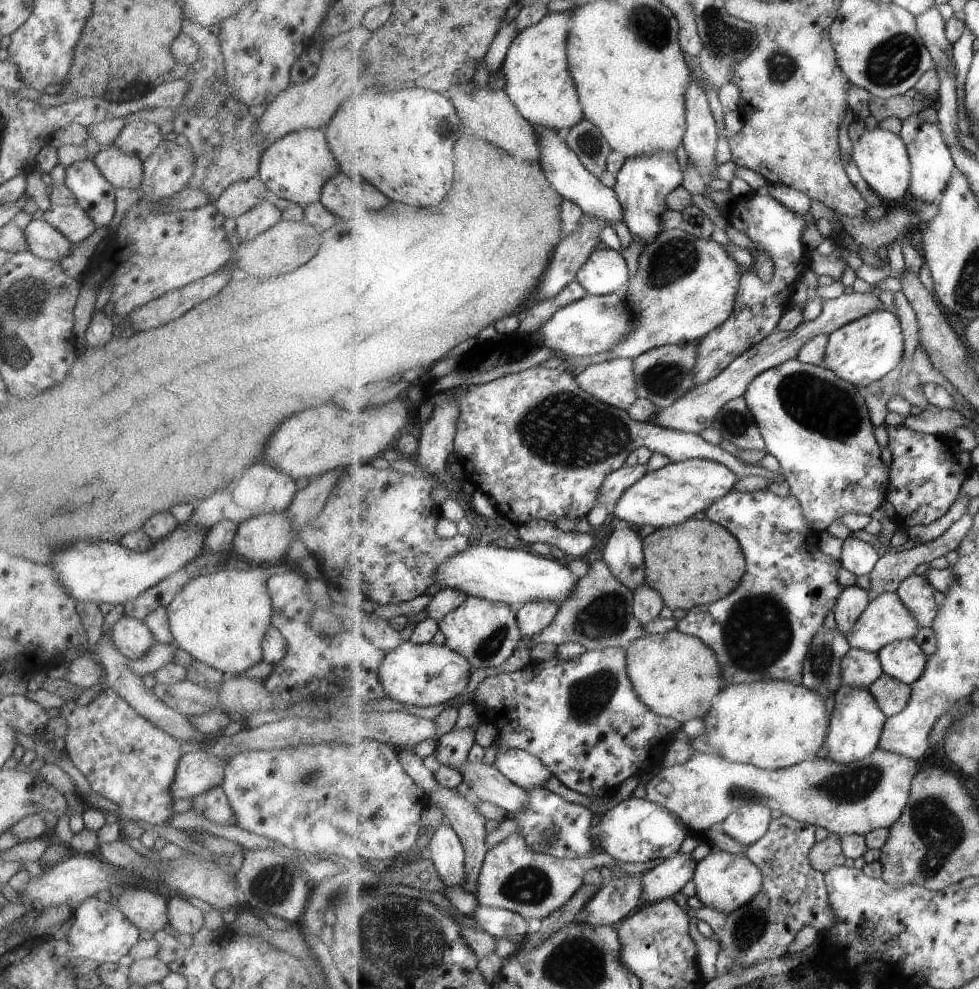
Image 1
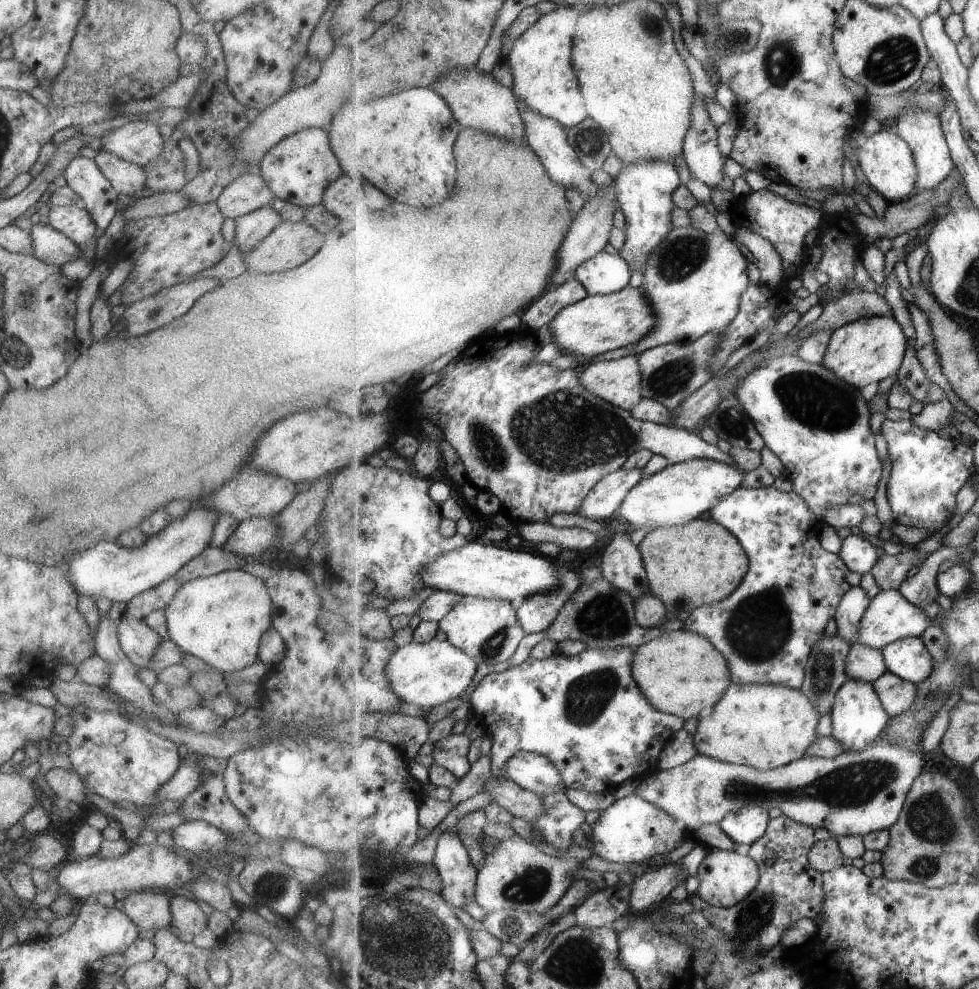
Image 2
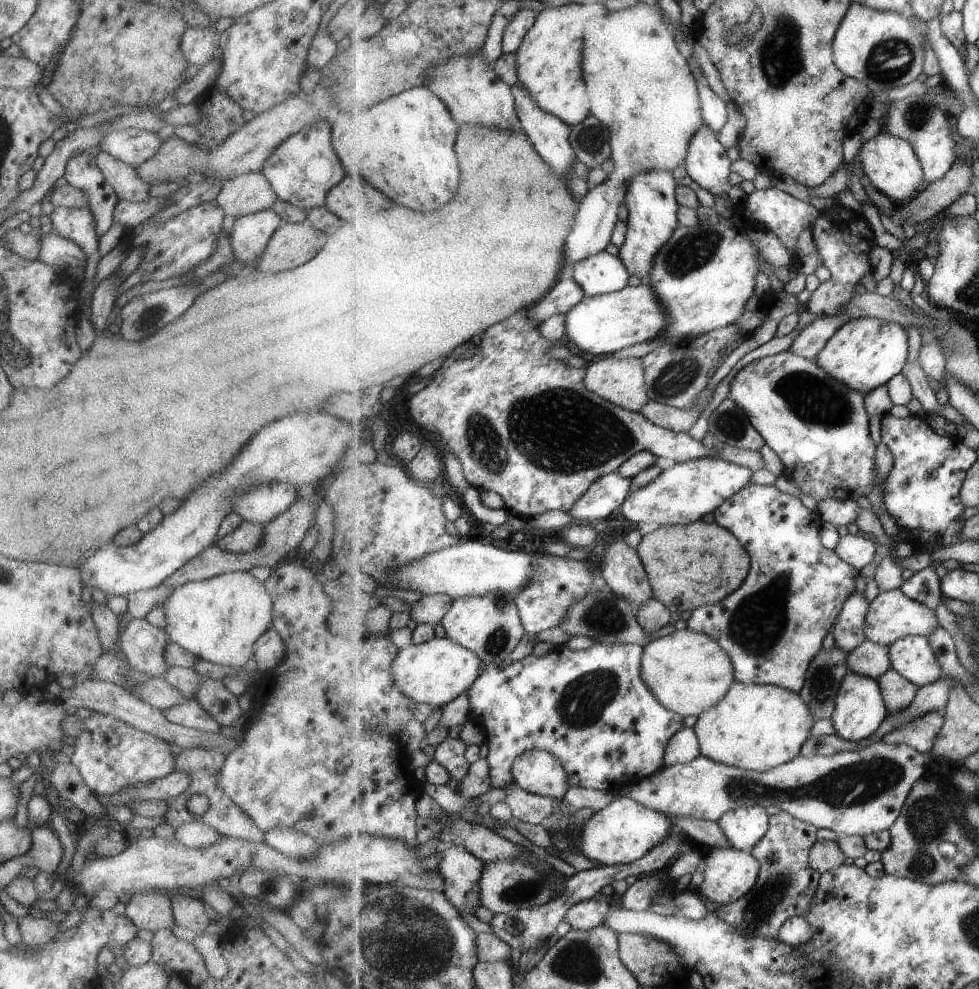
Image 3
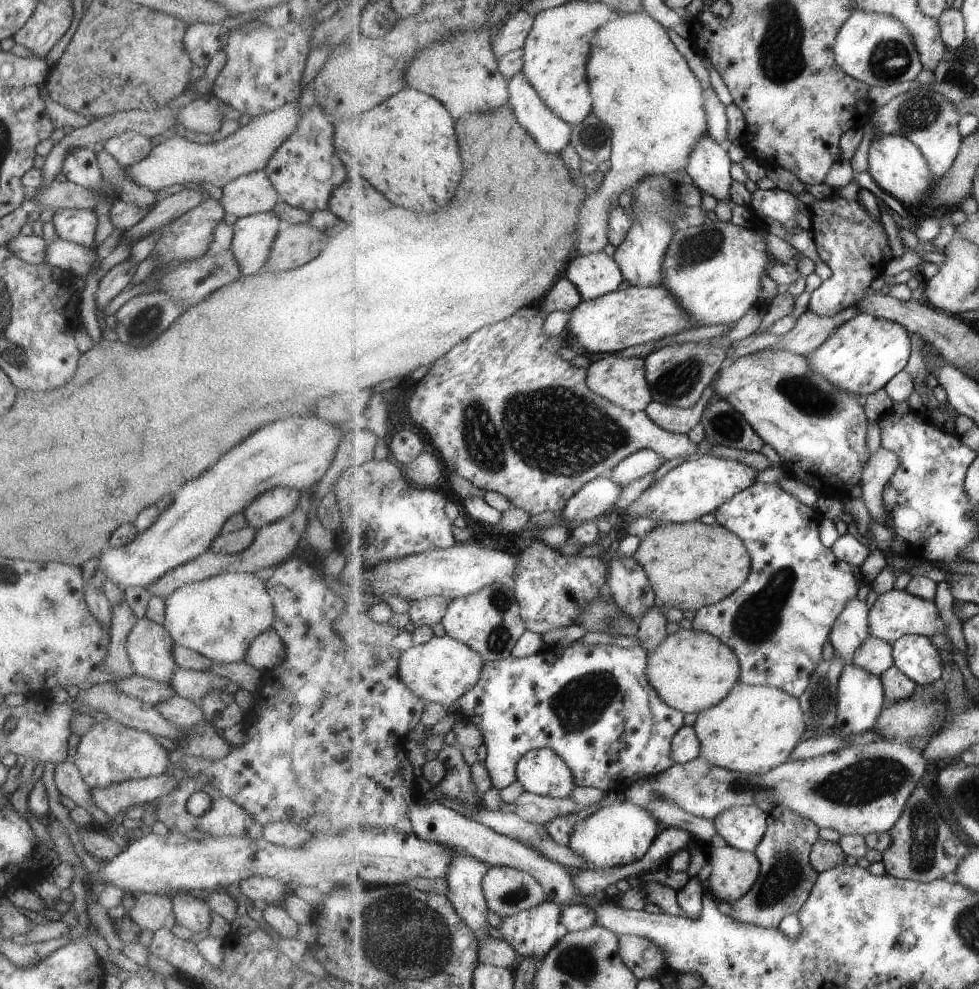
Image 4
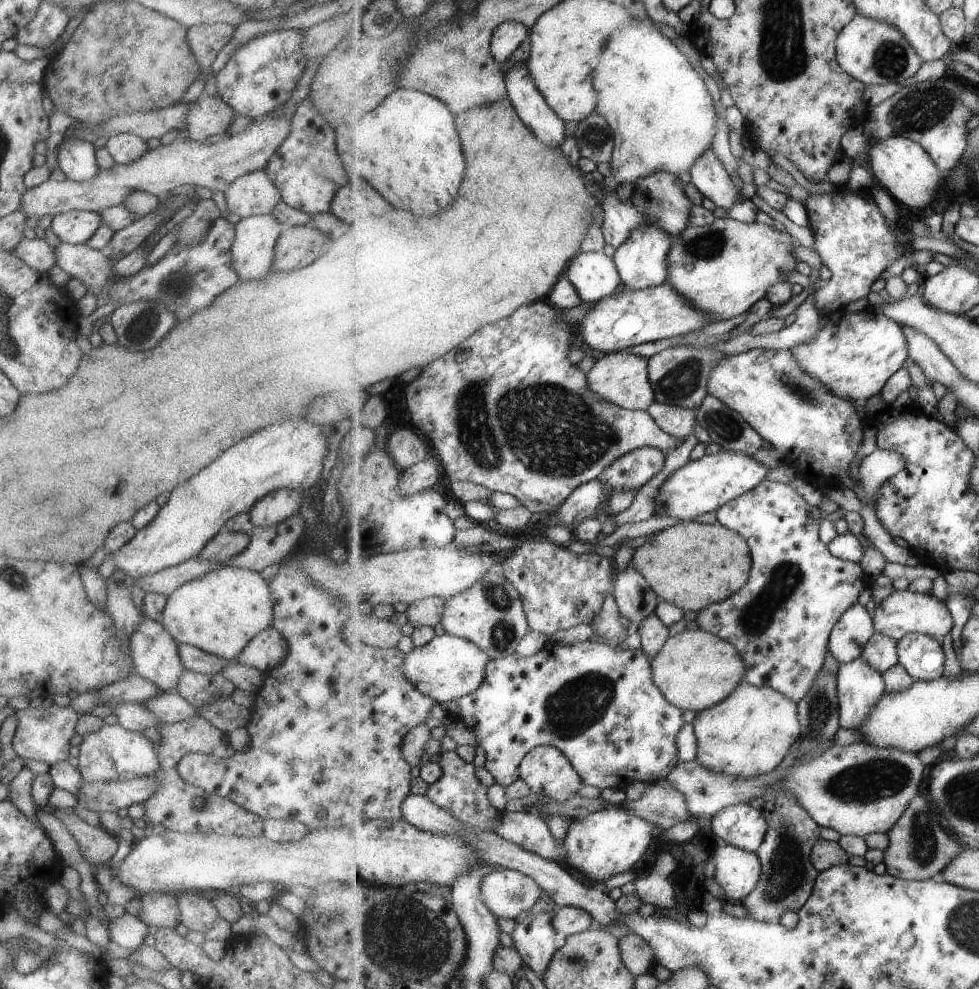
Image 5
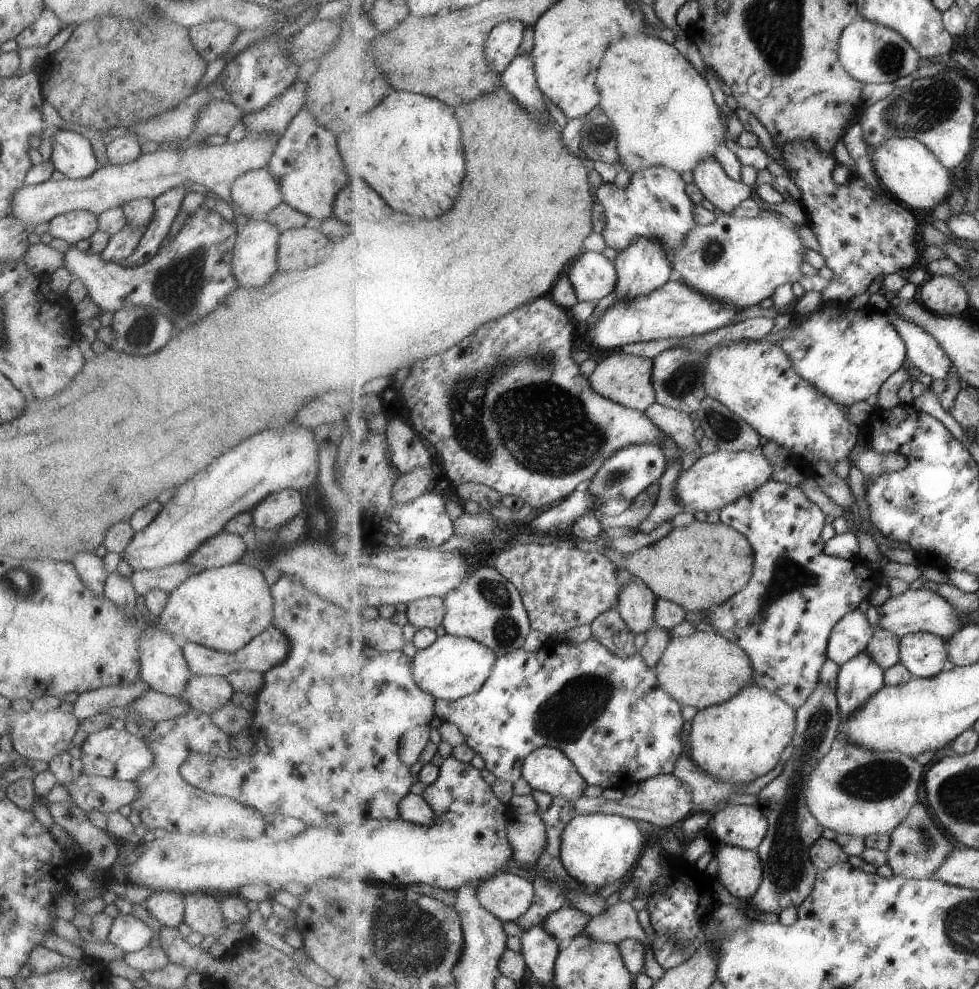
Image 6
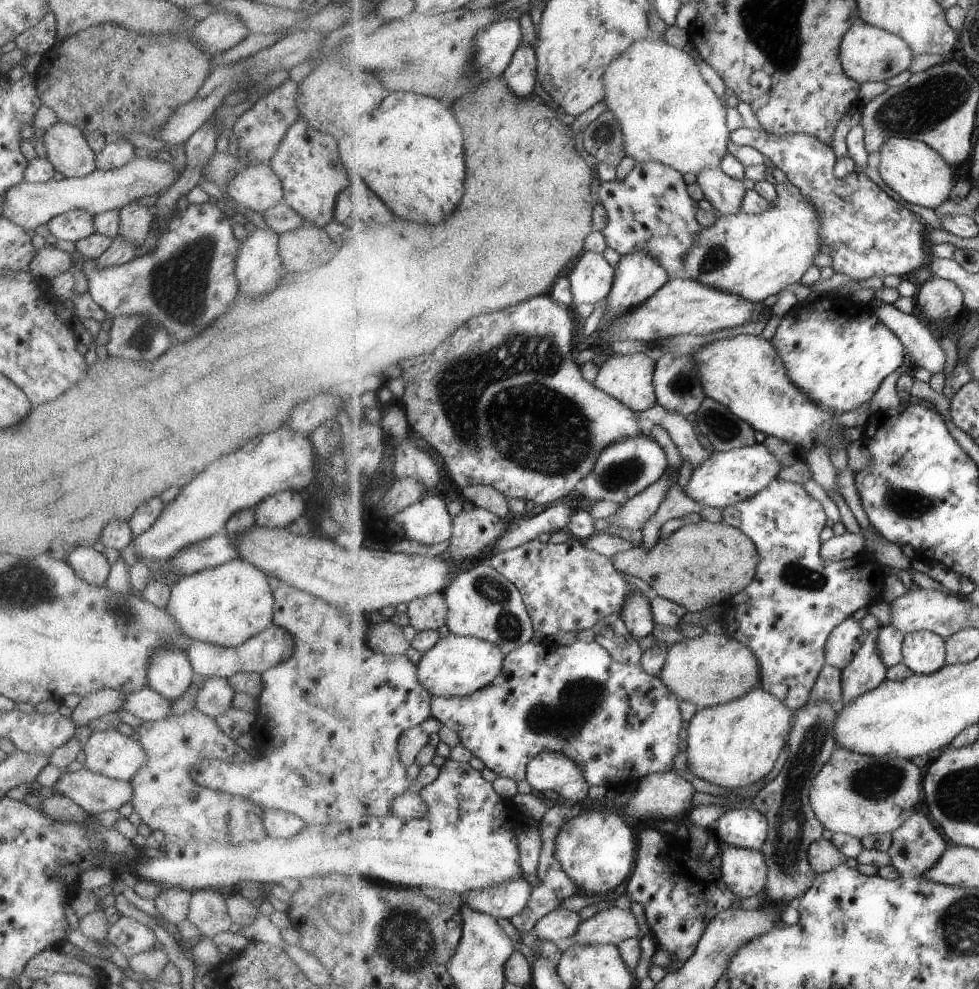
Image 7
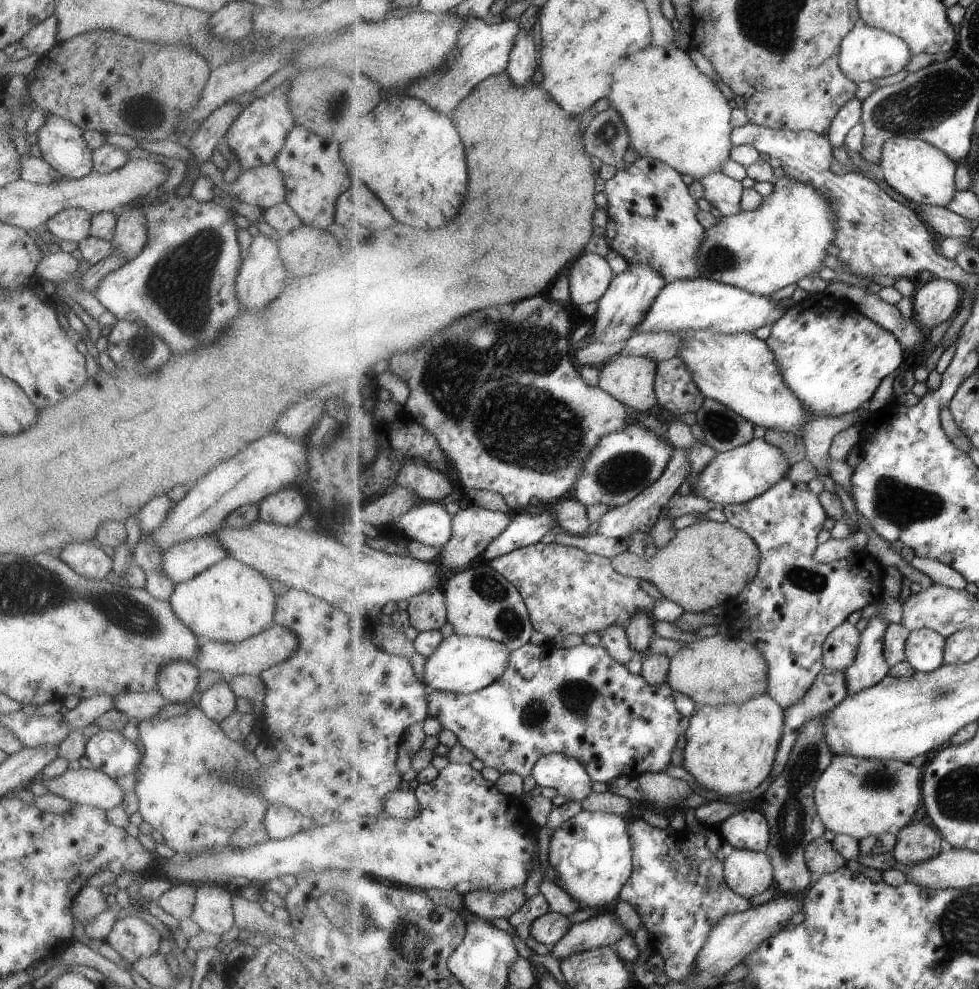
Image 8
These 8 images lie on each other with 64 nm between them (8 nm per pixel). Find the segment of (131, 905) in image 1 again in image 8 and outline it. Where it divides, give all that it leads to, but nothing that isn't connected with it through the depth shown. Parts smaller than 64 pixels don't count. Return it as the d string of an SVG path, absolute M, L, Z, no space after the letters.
M177 883L169 888L156 903L161 910L179 922L191 915L195 892L196 886Z

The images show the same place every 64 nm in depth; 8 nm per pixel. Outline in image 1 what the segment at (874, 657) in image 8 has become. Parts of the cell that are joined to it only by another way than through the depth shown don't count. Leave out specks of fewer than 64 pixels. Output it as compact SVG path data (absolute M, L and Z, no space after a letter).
M842 686L835 694L835 705L830 717L826 738L827 760L837 764L849 764L871 755L878 748L888 716L877 704L870 688Z

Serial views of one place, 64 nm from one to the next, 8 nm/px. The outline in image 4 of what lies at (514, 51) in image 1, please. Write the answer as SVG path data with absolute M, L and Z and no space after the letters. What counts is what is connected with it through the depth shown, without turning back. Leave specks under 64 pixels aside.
M572 1L552 7L535 16L535 23L524 45L522 72L541 101L571 126L583 123L593 110L593 96L587 82L587 60L591 36L622 12L601 2Z

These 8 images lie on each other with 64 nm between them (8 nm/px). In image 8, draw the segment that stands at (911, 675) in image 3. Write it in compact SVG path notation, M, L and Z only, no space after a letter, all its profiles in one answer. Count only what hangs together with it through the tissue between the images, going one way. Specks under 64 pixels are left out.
M929 628L910 632L906 643L906 660L916 673L934 672L945 665L946 643L945 637Z

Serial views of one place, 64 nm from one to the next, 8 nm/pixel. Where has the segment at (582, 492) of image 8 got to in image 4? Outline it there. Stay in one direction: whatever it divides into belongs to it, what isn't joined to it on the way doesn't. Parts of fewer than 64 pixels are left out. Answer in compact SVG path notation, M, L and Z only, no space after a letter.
M642 449L635 452L632 456L629 456L626 460L623 460L613 471L609 472L608 474L604 473L602 476L605 477L610 475L615 481L618 481L625 487L628 487L629 484L632 484L640 477L645 477L647 474L656 471L664 464L664 462L664 458L659 456L657 452L650 449Z

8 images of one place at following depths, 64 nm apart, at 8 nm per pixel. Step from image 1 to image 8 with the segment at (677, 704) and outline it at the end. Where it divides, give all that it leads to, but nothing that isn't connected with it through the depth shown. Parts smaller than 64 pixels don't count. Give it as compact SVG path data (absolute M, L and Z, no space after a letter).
M722 634L710 638L692 638L670 658L667 683L690 697L696 706L745 703L767 692L768 669L762 653L749 642L729 640Z

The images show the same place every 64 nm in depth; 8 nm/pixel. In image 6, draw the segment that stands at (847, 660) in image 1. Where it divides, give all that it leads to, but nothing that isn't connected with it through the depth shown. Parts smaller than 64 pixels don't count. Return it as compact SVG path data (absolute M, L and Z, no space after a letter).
M876 629L866 652L886 672L889 668L901 663L900 640L894 633L885 631L884 629Z

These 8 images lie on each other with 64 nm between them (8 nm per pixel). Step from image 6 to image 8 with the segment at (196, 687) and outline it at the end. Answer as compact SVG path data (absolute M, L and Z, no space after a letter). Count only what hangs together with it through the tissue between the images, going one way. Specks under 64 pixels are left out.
M225 680L214 683L197 696L197 707L211 721L219 723L235 709L236 697Z

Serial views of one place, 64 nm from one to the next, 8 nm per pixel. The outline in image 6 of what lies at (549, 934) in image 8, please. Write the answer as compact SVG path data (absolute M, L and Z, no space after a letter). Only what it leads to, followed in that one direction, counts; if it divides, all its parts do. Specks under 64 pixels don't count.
M566 904L560 910L550 915L545 920L544 926L562 944L566 944L578 935L583 934L591 920L592 917L588 913Z

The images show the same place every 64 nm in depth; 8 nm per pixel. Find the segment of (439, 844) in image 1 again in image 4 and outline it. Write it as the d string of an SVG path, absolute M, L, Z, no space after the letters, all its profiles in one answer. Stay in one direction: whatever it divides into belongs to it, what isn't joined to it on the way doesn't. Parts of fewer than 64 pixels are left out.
M456 851L448 869L449 894L457 913L466 921L481 942L488 936L487 911L489 910L482 881L490 872L490 865L467 854Z

